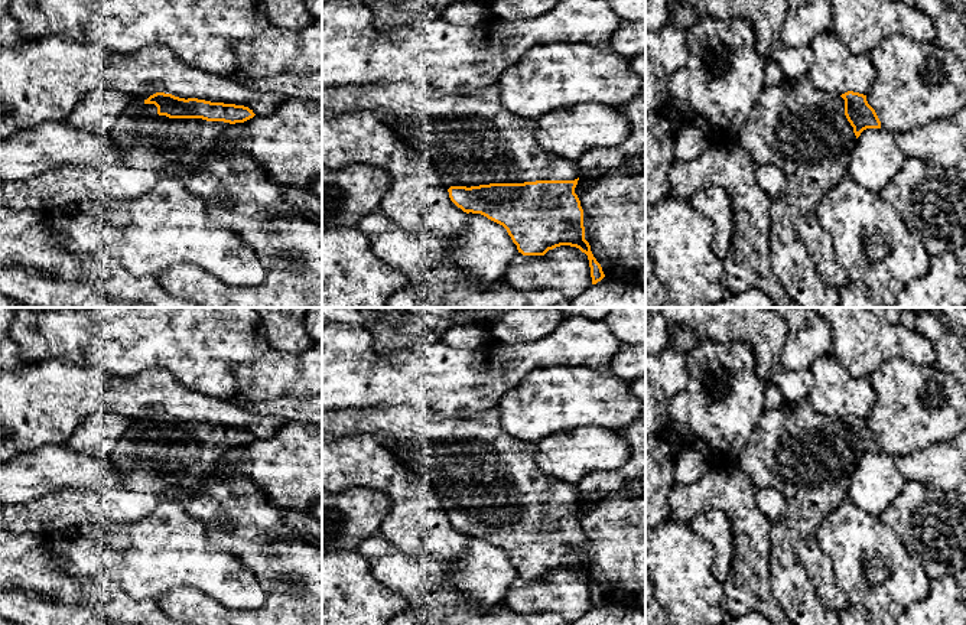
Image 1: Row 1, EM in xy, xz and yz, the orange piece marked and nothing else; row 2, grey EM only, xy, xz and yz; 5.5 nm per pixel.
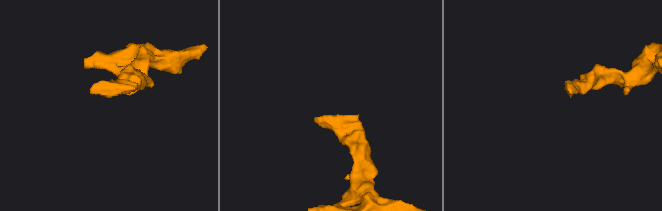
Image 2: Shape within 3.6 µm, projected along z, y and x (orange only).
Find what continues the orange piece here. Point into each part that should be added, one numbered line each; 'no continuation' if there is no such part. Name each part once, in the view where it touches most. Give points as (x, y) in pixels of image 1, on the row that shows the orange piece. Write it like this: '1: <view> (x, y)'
1: xz (471, 140)

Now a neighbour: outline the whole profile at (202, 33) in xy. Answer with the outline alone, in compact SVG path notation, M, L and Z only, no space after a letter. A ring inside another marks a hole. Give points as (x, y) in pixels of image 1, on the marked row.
M10 0L9 12L17 20L19 33L26 39L62 36L120 53L133 53L149 46L167 46L183 62L221 75L238 72L234 43L256 39L270 26L264 0Z

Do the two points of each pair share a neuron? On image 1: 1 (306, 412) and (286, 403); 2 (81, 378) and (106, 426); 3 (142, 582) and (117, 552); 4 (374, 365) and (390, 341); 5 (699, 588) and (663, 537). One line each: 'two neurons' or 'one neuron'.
1: one neuron
2: two neurons
3: one neuron
4: two neurons
5: one neuron

